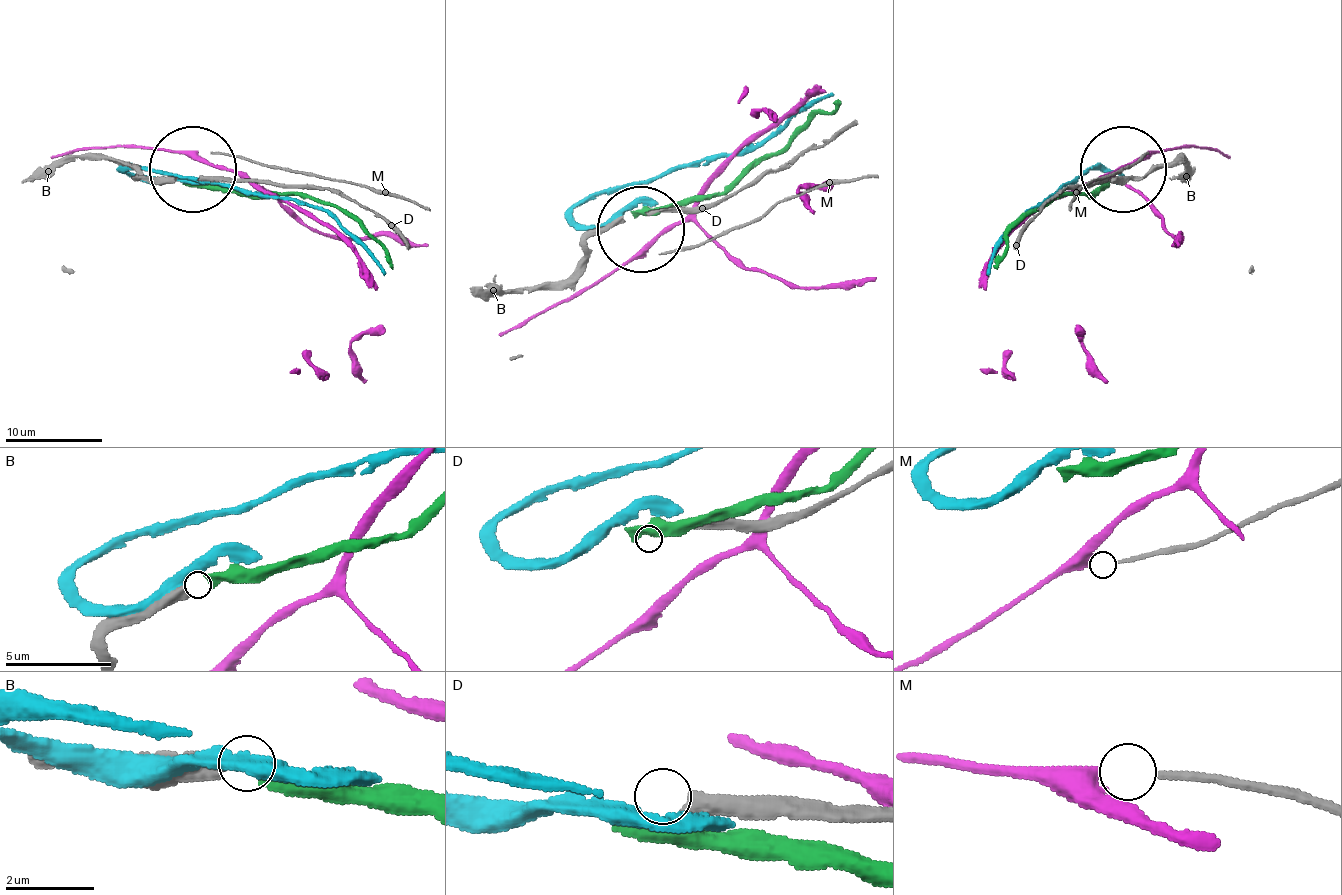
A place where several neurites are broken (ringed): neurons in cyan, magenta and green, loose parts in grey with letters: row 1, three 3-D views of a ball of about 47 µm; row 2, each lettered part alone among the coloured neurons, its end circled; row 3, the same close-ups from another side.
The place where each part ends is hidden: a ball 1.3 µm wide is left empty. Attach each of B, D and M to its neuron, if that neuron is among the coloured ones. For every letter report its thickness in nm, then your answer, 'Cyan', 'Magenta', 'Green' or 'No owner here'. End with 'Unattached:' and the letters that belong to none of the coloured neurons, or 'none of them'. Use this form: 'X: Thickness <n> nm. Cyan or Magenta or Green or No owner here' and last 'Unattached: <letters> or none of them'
B: Thickness 500 nm. Green
D: Thickness 360 nm. No owner here
M: Thickness 160 nm. Magenta
Unattached: D

